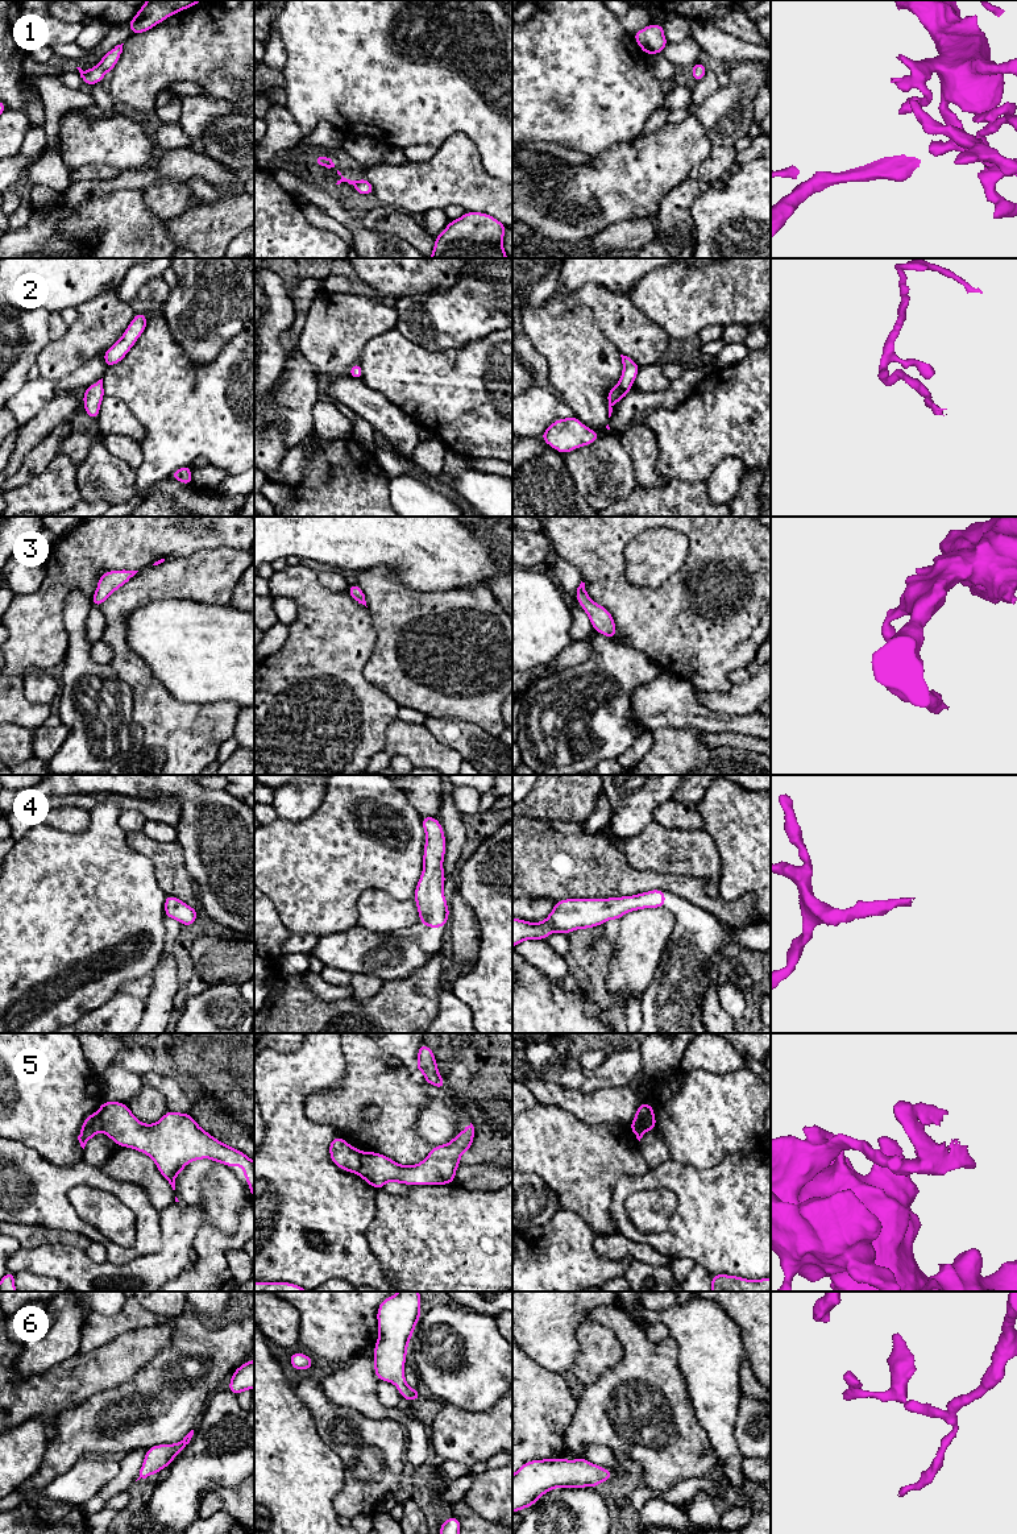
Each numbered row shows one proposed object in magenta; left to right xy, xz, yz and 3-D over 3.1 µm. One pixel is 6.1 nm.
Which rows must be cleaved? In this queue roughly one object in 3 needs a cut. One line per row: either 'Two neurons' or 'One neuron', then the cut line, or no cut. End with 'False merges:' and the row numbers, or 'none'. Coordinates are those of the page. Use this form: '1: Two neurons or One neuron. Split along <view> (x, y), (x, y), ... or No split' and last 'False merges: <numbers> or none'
1: One neuron. No split
2: One neuron. No split
3: One neuron. No split
4: One neuron. No split
5: Two neurons. Split along xz (361, 1152), (361, 1165), (356, 1172)
6: One neuron. No split
False merges: 5

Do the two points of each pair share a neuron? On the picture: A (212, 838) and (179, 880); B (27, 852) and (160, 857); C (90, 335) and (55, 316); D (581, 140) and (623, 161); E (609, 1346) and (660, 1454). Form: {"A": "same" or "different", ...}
{"A": "different", "B": "different", "C": "different", "D": "different", "E": "different"}

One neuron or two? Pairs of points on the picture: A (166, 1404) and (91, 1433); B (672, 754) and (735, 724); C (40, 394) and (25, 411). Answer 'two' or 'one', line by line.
A: one
B: two
C: one

